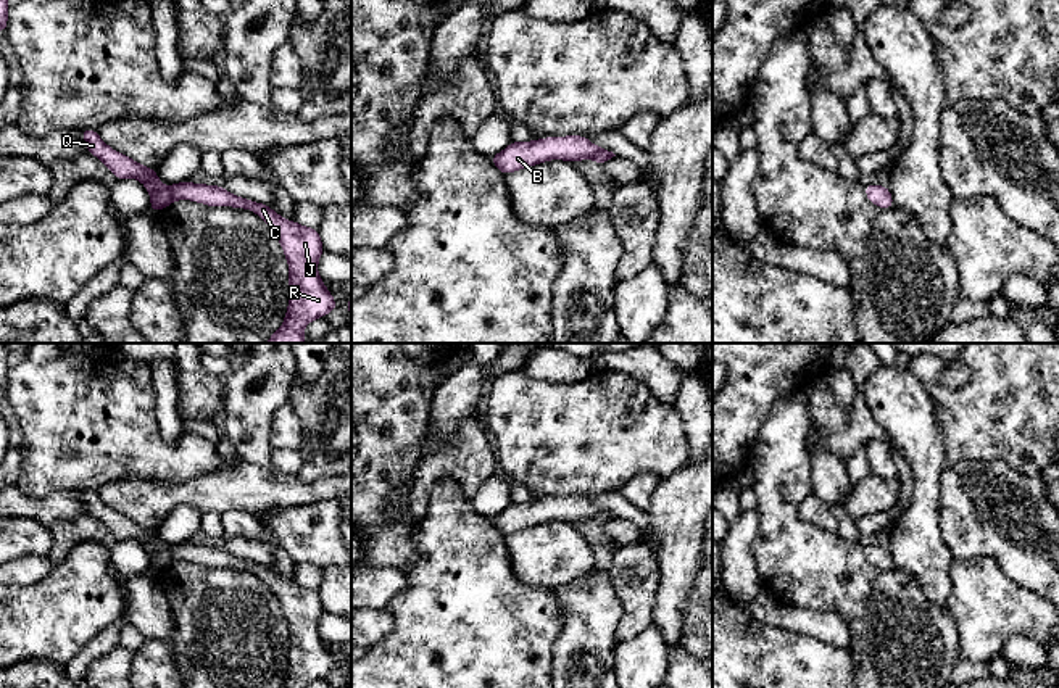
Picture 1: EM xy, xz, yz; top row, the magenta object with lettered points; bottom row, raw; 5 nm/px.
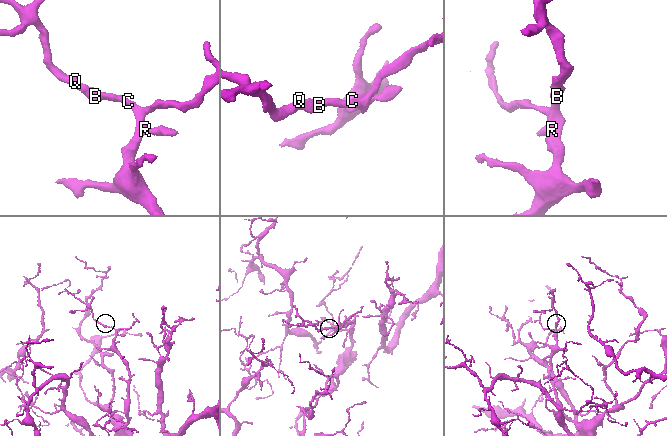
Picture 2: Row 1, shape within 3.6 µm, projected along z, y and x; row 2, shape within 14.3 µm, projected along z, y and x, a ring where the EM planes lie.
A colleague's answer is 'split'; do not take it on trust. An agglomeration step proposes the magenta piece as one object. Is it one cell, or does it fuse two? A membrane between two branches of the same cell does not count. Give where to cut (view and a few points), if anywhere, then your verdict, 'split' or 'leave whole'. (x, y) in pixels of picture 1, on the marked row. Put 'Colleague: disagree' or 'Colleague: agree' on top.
Colleague: disagree
no cut; leave whole

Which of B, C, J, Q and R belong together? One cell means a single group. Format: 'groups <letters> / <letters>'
groups B C J Q R

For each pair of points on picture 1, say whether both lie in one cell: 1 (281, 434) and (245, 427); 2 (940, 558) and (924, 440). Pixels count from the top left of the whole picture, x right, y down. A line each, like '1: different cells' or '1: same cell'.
1: different cells
2: same cell

